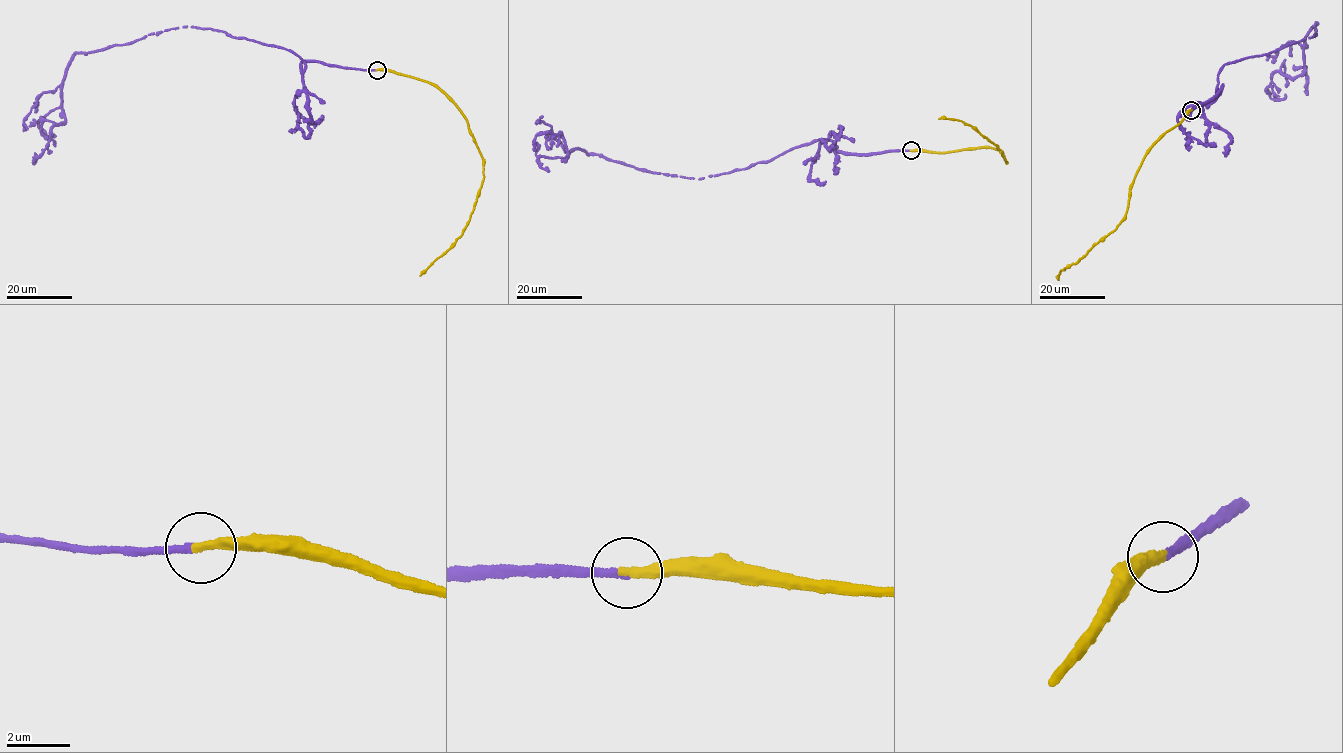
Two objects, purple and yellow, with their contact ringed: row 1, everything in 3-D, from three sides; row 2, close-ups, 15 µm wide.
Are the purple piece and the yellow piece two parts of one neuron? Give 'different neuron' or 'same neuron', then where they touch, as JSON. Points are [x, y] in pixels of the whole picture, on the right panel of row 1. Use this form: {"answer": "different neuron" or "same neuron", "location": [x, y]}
{"answer": "same neuron", "location": [1191, 110]}

